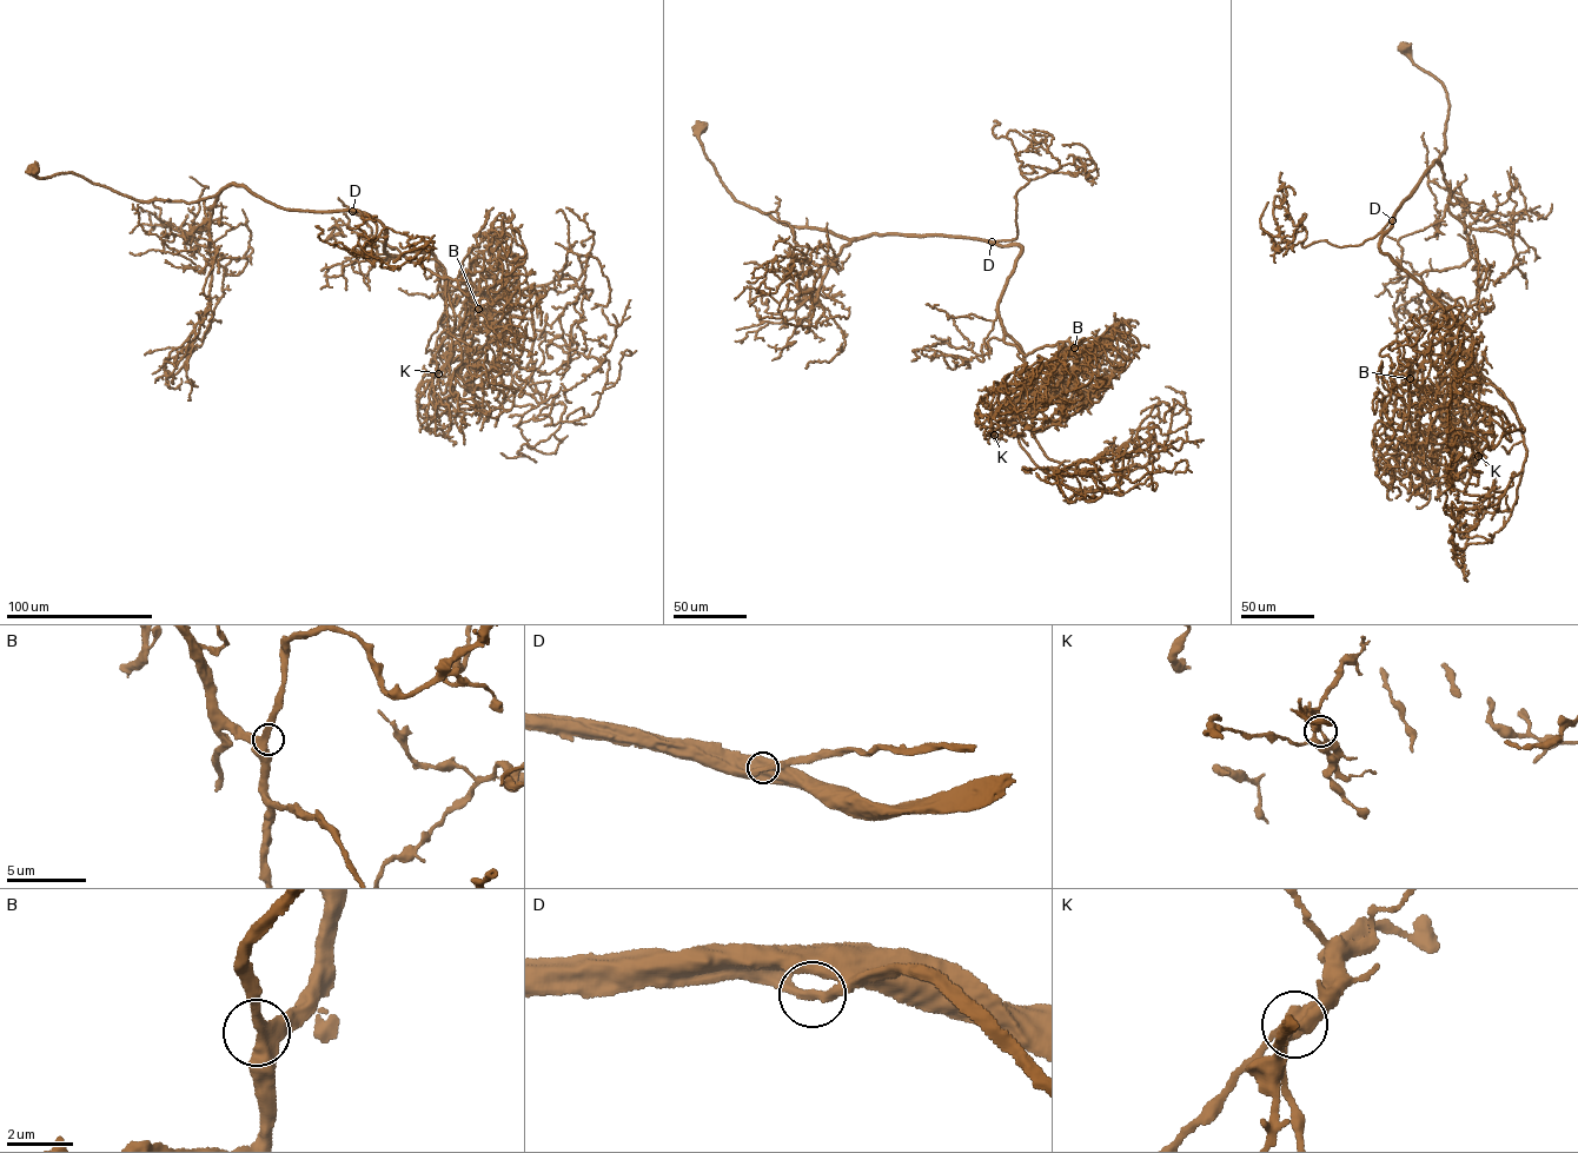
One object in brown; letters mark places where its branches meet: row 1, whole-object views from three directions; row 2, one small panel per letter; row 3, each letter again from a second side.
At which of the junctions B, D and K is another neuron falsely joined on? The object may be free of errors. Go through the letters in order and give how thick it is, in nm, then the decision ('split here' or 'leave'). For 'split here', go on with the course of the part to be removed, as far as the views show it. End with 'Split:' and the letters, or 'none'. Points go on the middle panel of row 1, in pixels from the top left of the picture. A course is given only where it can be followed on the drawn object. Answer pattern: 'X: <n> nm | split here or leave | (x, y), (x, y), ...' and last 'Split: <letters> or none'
B: 400 nm | leave
D: 280 nm | leave
K: 240 nm | leave
Split: none

